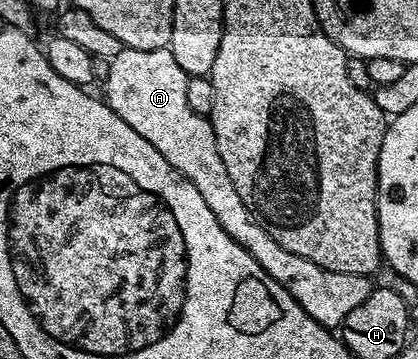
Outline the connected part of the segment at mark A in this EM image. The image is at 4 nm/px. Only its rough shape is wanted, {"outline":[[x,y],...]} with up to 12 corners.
{"outline":[[169,48],[109,58],[104,100],[316,323],[375,288],[284,251],[236,195]]}

